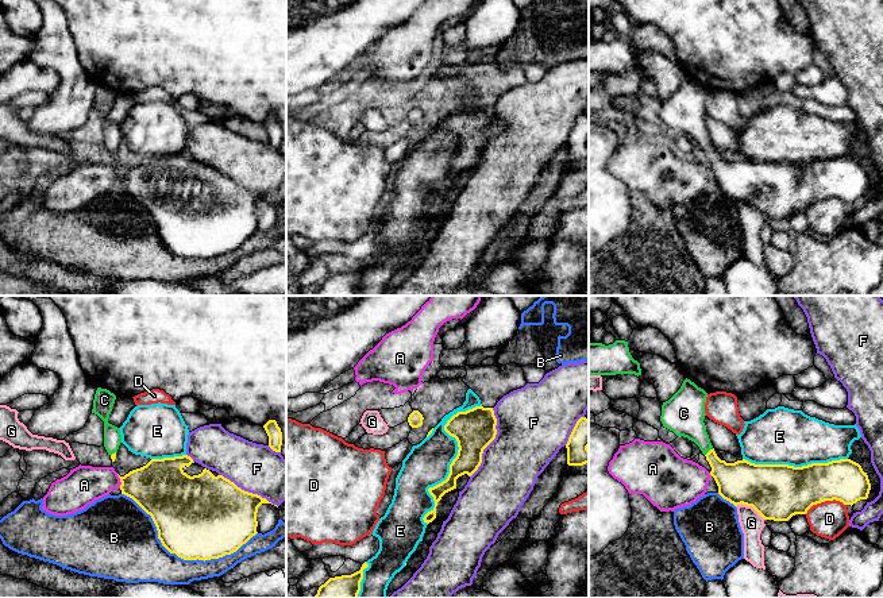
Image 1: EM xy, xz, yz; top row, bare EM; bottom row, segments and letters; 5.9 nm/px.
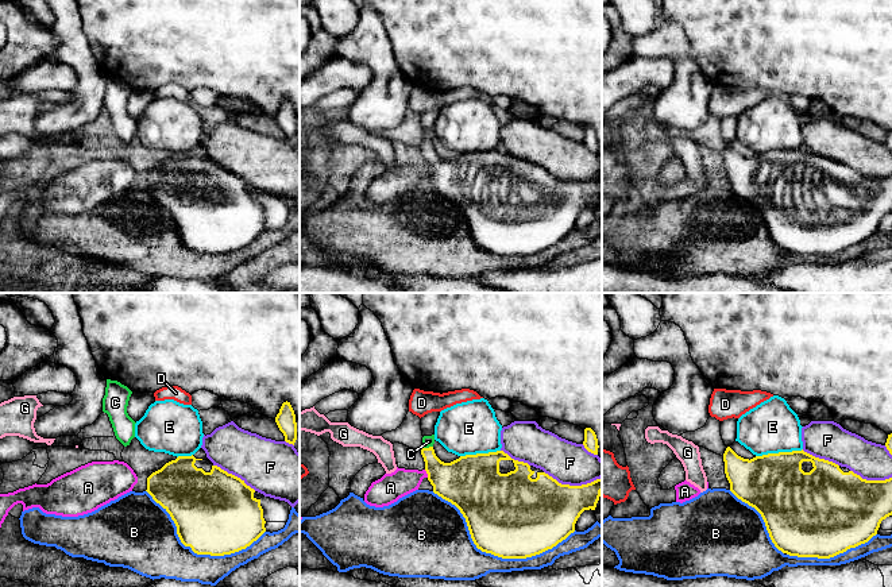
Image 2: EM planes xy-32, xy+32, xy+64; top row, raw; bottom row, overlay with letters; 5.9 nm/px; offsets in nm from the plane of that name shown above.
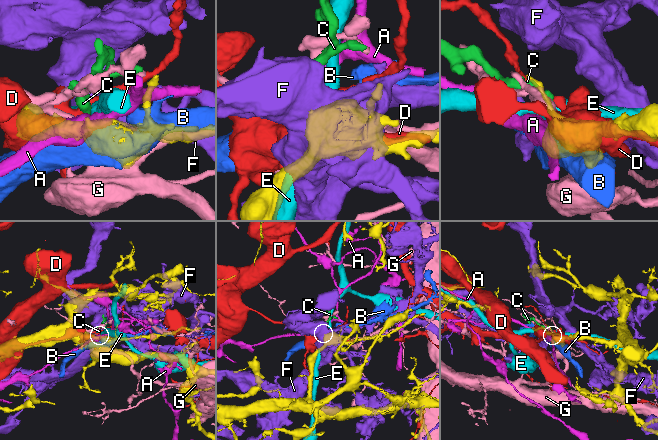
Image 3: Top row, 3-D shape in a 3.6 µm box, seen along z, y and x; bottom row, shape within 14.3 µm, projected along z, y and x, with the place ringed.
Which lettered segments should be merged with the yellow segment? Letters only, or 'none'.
C

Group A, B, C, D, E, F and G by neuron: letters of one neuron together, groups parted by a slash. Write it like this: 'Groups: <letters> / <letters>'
Groups: A / B / C / D / E / F / G

